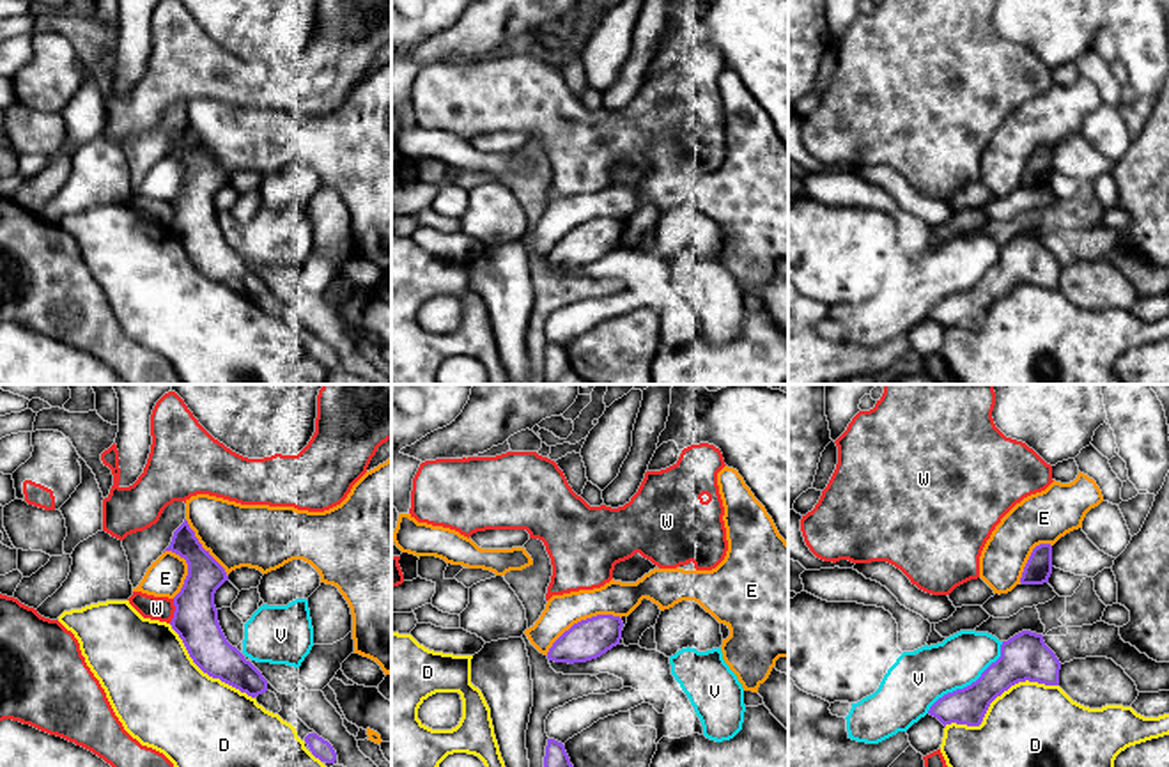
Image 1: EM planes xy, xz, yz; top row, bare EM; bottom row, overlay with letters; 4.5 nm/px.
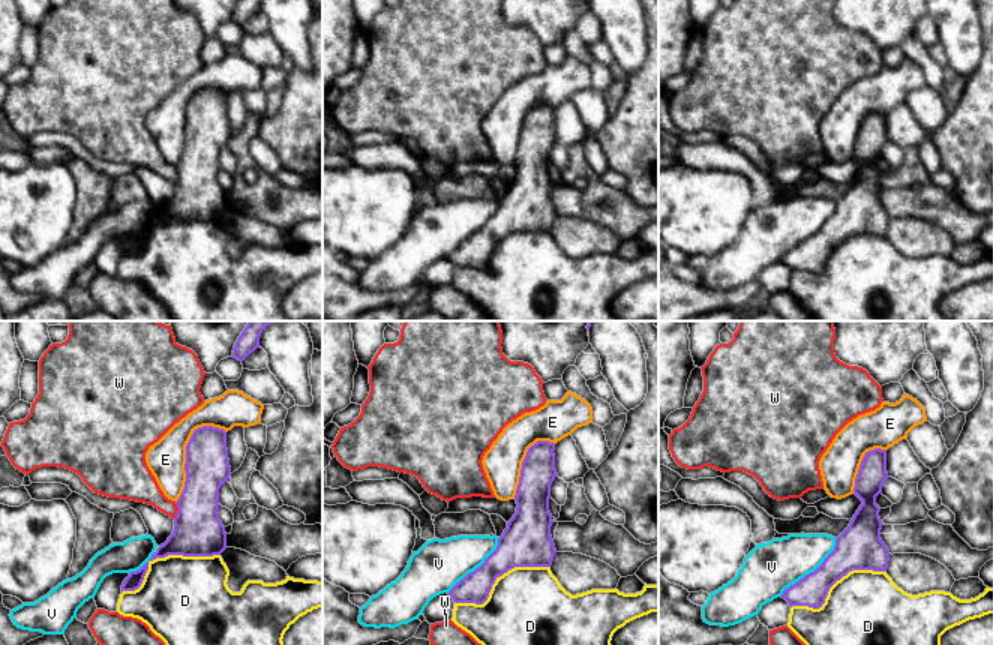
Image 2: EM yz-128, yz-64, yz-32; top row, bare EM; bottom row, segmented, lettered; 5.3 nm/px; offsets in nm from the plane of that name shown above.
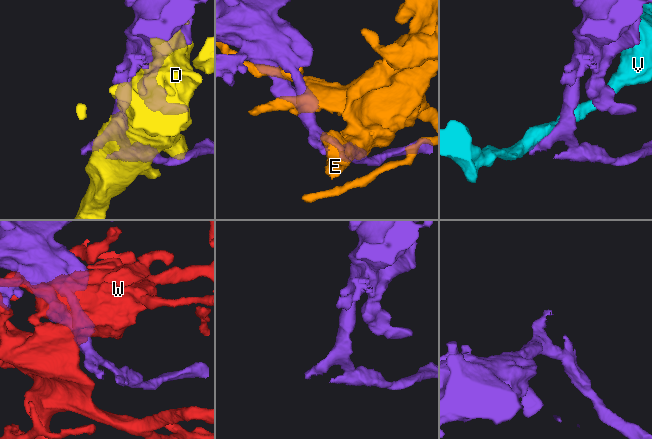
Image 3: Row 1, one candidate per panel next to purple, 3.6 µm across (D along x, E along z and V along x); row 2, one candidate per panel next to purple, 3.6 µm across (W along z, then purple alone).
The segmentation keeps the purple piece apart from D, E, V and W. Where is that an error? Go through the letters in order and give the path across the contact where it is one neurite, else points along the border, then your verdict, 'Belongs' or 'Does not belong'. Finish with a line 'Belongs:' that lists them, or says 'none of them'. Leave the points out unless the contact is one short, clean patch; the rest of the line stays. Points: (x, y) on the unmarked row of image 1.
D: Does not belong
E: Belongs
V: Does not belong
W: Does not belong
Belongs: E

